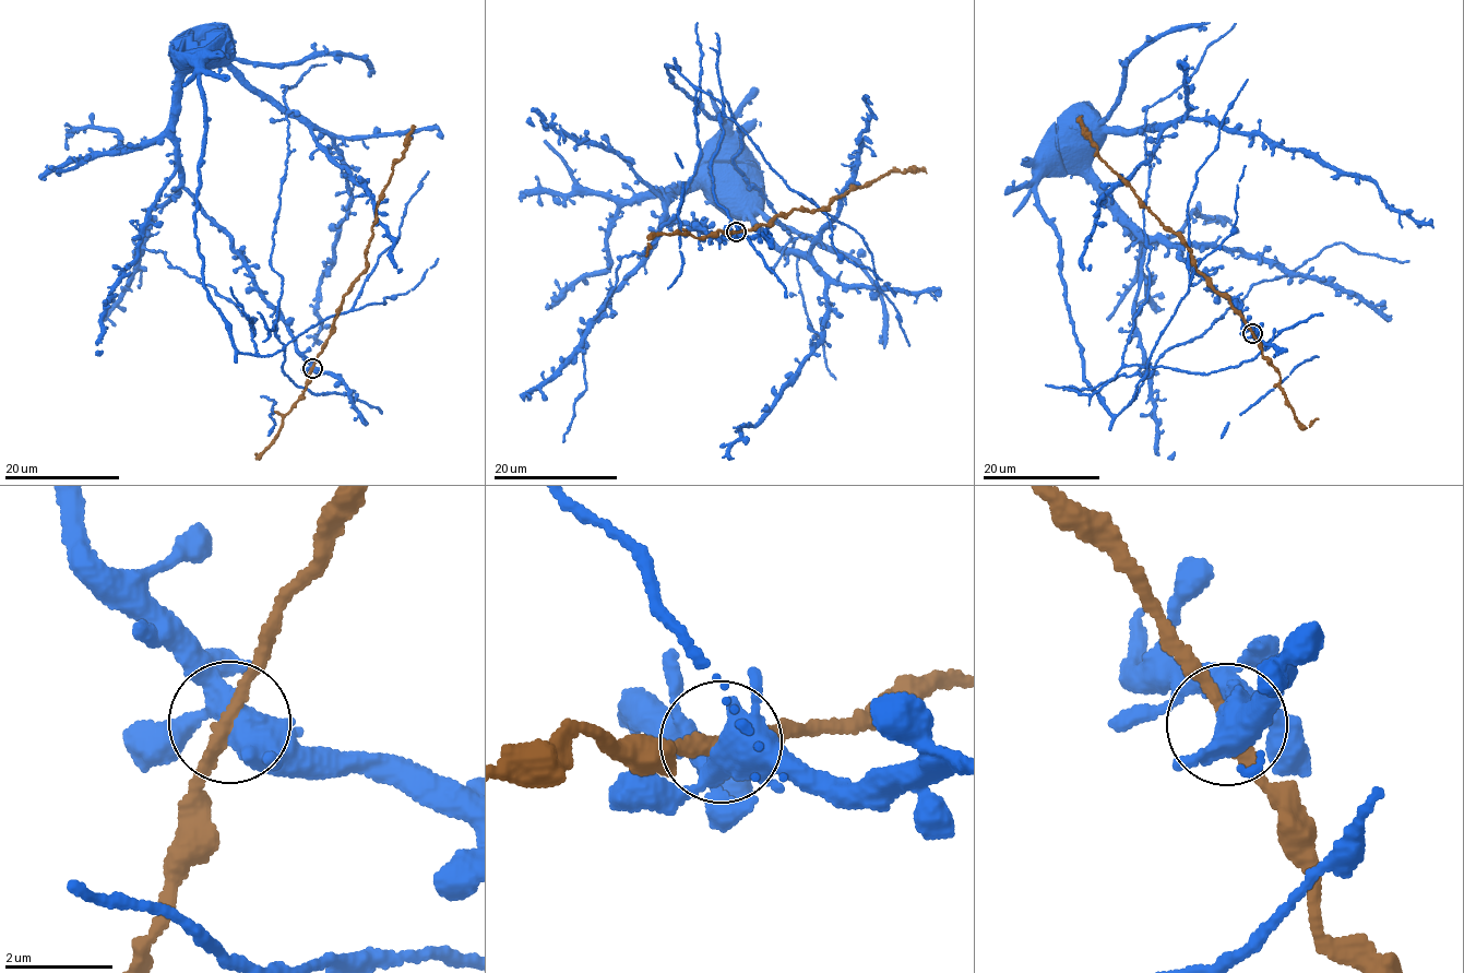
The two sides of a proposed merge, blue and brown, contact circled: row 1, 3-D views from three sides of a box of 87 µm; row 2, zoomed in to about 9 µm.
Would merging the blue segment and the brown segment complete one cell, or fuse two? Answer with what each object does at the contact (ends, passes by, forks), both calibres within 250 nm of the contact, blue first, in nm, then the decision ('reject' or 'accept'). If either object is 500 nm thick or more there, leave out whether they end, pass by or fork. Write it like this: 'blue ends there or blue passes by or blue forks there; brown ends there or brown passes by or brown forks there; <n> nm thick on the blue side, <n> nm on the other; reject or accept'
blue forks there; brown passes by; 440 nm thick on the blue side, 240 nm on the other; reject

